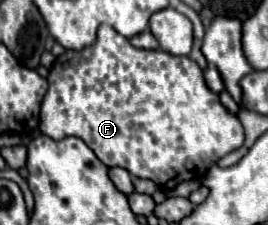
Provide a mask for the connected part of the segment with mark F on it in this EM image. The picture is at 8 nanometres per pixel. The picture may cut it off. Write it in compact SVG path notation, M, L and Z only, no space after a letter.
M100 25L98 35L96 35L96 43L82 49L82 51L64 51L60 57L56 57L50 73L48 73L48 91L44 95L42 101L42 109L40 109L40 131L52 139L64 139L68 135L80 137L94 153L96 157L106 165L106 167L122 167L126 169L130 175L134 177L142 177L142 179L150 179L154 181L158 187L162 189L172 189L174 185L178 185L184 179L202 179L208 169L224 155L232 153L234 149L238 149L244 143L244 127L240 123L240 119L230 113L216 97L216 93L212 93L202 77L202 69L196 65L196 61L192 61L190 57L178 57L178 55L170 55L166 51L146 51L146 49L136 49L130 45L130 41L126 37L122 37L120 33L116 33L110 25Z

